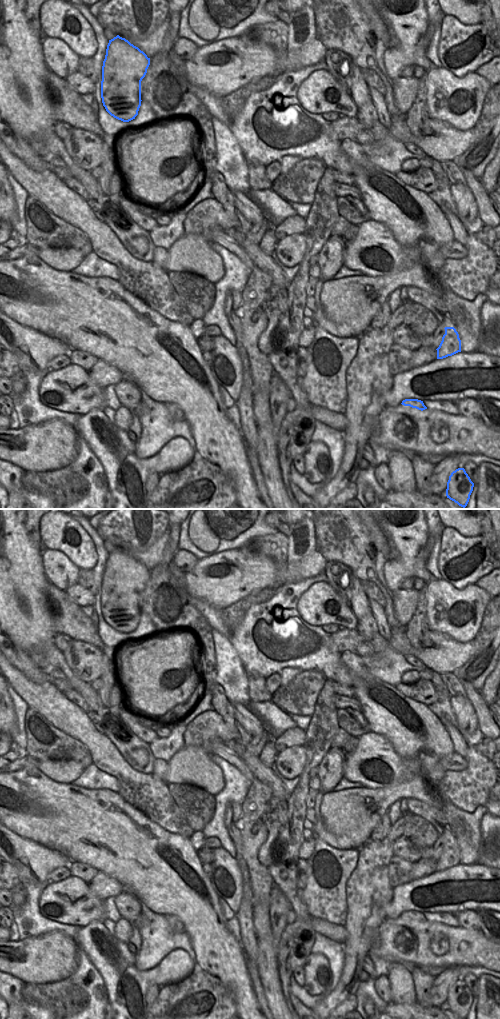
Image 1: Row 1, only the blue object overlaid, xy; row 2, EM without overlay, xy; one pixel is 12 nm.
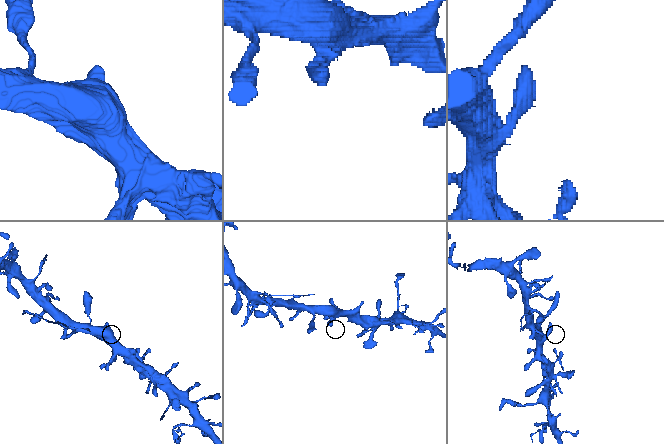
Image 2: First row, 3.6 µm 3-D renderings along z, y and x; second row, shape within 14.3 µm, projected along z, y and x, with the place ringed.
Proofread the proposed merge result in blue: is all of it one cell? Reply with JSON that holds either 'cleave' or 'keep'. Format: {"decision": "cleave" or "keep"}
{"decision": "keep"}

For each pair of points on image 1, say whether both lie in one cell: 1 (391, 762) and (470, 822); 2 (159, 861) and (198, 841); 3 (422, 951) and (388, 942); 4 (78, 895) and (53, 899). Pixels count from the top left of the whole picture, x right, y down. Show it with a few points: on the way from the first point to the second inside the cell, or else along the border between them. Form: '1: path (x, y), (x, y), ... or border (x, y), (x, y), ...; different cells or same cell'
1: border (418, 762), (418, 770), (409, 778), (388, 786); different cells
2: border (190, 837), (190, 842), (196, 852); different cells
3: path (414, 954), (405, 955), (396, 949); same cell
4: path (72, 898), (59, 899); same cell

